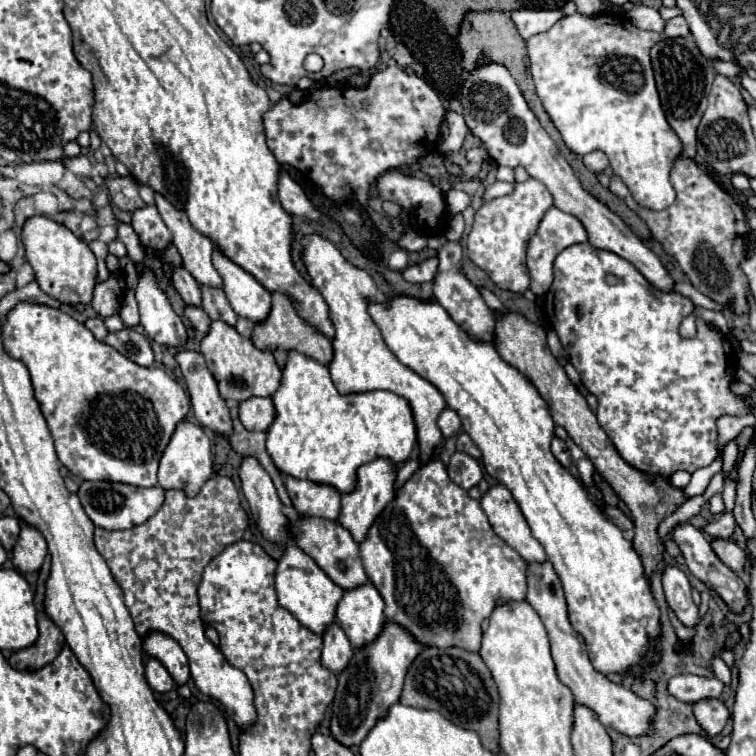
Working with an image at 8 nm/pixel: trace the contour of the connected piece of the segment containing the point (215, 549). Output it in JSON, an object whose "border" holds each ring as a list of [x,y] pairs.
{"border":[[[212,476],[194,498],[182,490],[166,490],[160,510],[140,526],[130,530],[96,528],[94,532],[94,544],[124,592],[136,632],[144,636],[148,630],[160,630],[172,636],[188,656],[198,690],[218,700],[240,728],[248,728],[256,720],[254,694],[244,672],[228,664],[226,656],[204,636],[198,586],[208,562],[228,544],[238,542],[246,528],[248,516],[240,506],[234,482],[228,476]]]}

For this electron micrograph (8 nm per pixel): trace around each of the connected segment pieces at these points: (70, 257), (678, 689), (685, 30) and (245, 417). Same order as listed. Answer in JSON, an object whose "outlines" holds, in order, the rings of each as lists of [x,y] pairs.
{"outlines":[[[[32,216],[26,220],[22,230],[22,242],[26,248],[26,258],[34,270],[40,288],[62,304],[90,304],[94,286],[98,284],[96,258],[92,250],[74,236],[62,224],[50,220],[48,216]]],[[[678,674],[668,682],[668,692],[684,702],[696,702],[702,698],[720,696],[722,690],[724,682],[720,682],[718,678],[702,678],[694,674]]],[[[676,16],[676,18],[668,20],[668,22],[666,22],[666,30],[664,30],[664,34],[666,34],[668,38],[688,36],[688,34],[690,34],[690,28],[688,28],[688,24],[686,24],[684,16]]],[[[252,396],[240,402],[240,420],[248,430],[266,430],[274,420],[274,404],[270,398]]]]}

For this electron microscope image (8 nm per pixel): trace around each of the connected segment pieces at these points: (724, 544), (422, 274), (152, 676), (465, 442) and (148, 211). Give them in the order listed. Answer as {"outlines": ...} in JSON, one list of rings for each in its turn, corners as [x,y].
{"outlines":[[[[712,540],[712,550],[716,552],[716,556],[734,572],[742,572],[744,564],[746,564],[746,554],[744,550],[740,550],[732,540]]],[[[430,258],[430,260],[424,260],[422,264],[408,266],[408,268],[402,272],[402,274],[404,274],[404,280],[408,280],[408,282],[416,282],[416,284],[430,282],[430,280],[434,278],[436,264],[438,264],[438,260],[436,260],[436,258]]],[[[150,658],[146,662],[146,680],[152,686],[152,690],[156,690],[156,692],[170,692],[176,686],[174,678],[168,674],[168,670],[162,666],[162,662],[158,662],[156,658]]],[[[460,432],[460,434],[458,434],[456,446],[458,446],[460,452],[466,452],[466,454],[470,454],[470,456],[476,458],[476,460],[480,460],[480,456],[482,456],[480,450],[478,450],[478,446],[472,442],[472,438],[470,438],[466,432]]],[[[144,206],[134,210],[132,228],[136,230],[142,246],[152,246],[156,250],[164,250],[170,244],[170,230],[166,228],[156,206]]]]}

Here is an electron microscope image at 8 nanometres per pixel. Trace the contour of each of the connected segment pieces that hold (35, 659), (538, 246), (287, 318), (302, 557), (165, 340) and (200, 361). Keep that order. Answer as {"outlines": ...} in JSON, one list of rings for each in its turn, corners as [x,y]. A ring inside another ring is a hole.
{"outlines":[[[[40,594],[36,596],[36,610],[38,610],[40,636],[38,636],[38,640],[32,646],[22,648],[22,650],[18,650],[18,652],[14,652],[10,656],[10,666],[12,668],[14,668],[14,660],[16,660],[16,668],[18,670],[42,668],[44,664],[52,662],[58,656],[58,652],[62,650],[62,646],[64,646],[64,636],[62,636],[60,628],[44,612]]],[[[552,206],[540,226],[538,226],[538,232],[532,236],[530,244],[528,244],[528,270],[530,270],[530,278],[532,278],[532,284],[530,284],[530,290],[538,296],[546,294],[550,284],[552,284],[552,262],[554,258],[568,246],[572,244],[578,244],[578,242],[588,242],[588,234],[586,234],[586,228],[582,226],[582,222],[572,216],[572,214],[566,214],[562,210],[558,210],[556,206]]],[[[272,292],[272,308],[268,312],[268,316],[254,324],[254,332],[252,332],[252,342],[256,348],[268,348],[272,350],[276,362],[280,368],[284,368],[286,364],[286,356],[288,350],[298,350],[322,364],[328,364],[332,360],[332,344],[330,338],[324,336],[322,332],[318,332],[310,322],[306,322],[304,318],[300,318],[292,306],[292,300],[286,294],[280,292]]],[[[294,542],[284,546],[282,558],[278,560],[278,568],[276,568],[276,594],[278,594],[278,604],[282,608],[286,608],[288,612],[292,612],[302,626],[306,626],[308,630],[322,634],[324,628],[334,622],[334,614],[336,614],[336,604],[342,598],[342,588],[338,584],[334,584],[326,572],[308,556],[304,554]]],[[[144,268],[138,278],[136,302],[140,308],[140,324],[146,336],[162,346],[184,346],[186,326],[174,312],[166,292],[160,288],[150,268]]],[[[180,348],[176,352],[176,362],[184,374],[188,394],[192,398],[192,410],[198,422],[214,432],[228,436],[232,432],[230,412],[218,394],[216,380],[204,362],[204,356],[196,350]]]]}

